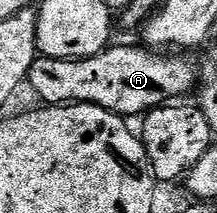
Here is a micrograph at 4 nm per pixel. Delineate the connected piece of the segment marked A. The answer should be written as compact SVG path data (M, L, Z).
M114 44L112 47L105 49L101 53L96 53L93 57L83 57L79 61L64 61L63 59L55 59L54 57L42 57L38 56L36 61L30 67L29 76L27 78L27 82L38 92L40 95L42 102L46 106L50 105L63 105L66 103L84 103L86 105L98 105L99 107L103 107L107 111L111 111L112 113L117 114L119 117L124 117L126 119L134 119L133 117L140 118L142 115L149 112L151 109L158 108L170 99L181 99L184 93L189 93L198 88L199 85L199 73L197 77L197 69L195 66L192 65L191 62L188 61L188 56L185 55L173 55L177 57L165 57L169 55L162 55L160 52L154 51L152 48L149 47L140 47L141 49L136 49L133 45L117 45Z

